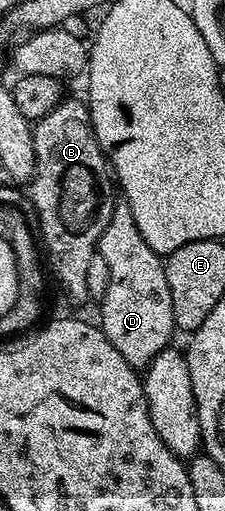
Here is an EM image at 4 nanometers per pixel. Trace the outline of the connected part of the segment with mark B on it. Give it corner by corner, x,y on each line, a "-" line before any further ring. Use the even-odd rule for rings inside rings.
63,97
62,101
56,104
56,108
48,112
48,116
39,118
33,123
32,129
36,168
34,177
28,183
28,189
30,189
28,198
39,214
40,242
44,247
45,257
46,254
50,257
50,266
54,269
63,292
78,302
87,301
88,260
92,260
92,256
98,249
98,241
100,236
104,236
104,228
112,218
116,201
116,186
112,181
112,170
96,140
90,123
90,108
83,99
81,102
78,98

